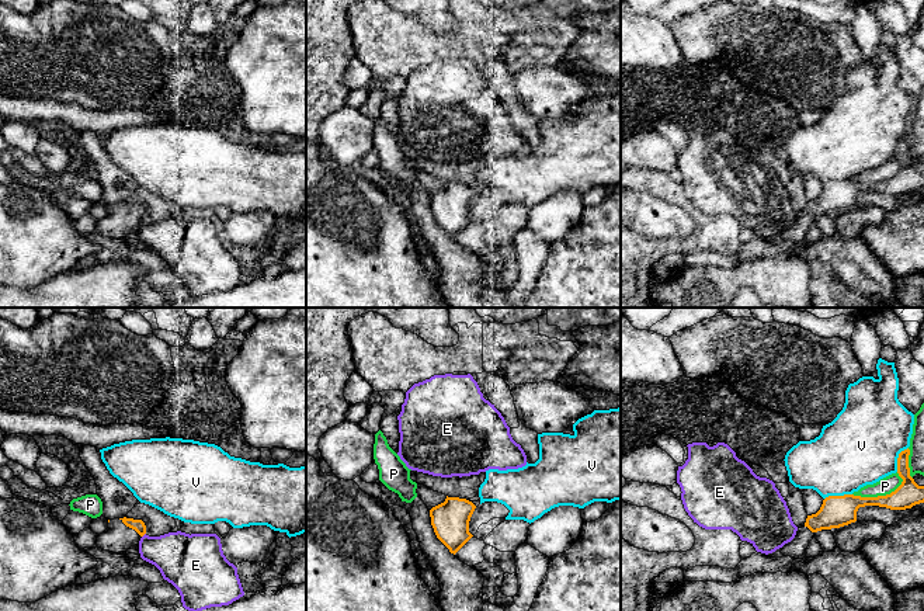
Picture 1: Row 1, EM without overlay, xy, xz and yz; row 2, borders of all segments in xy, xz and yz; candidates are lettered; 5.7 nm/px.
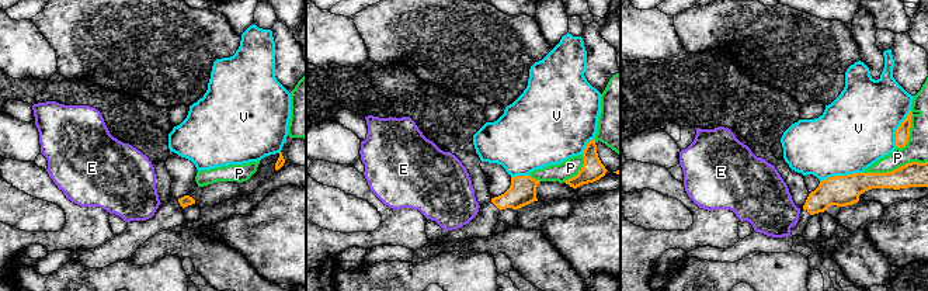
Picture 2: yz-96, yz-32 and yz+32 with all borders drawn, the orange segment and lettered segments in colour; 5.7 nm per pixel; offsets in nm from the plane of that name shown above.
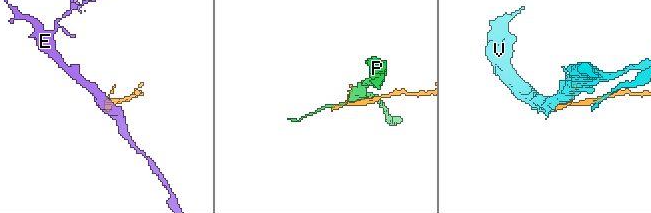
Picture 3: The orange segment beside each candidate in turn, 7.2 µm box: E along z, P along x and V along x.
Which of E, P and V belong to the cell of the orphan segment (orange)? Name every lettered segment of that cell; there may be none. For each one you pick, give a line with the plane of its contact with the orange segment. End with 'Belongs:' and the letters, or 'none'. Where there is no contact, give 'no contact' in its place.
Belongs: none

